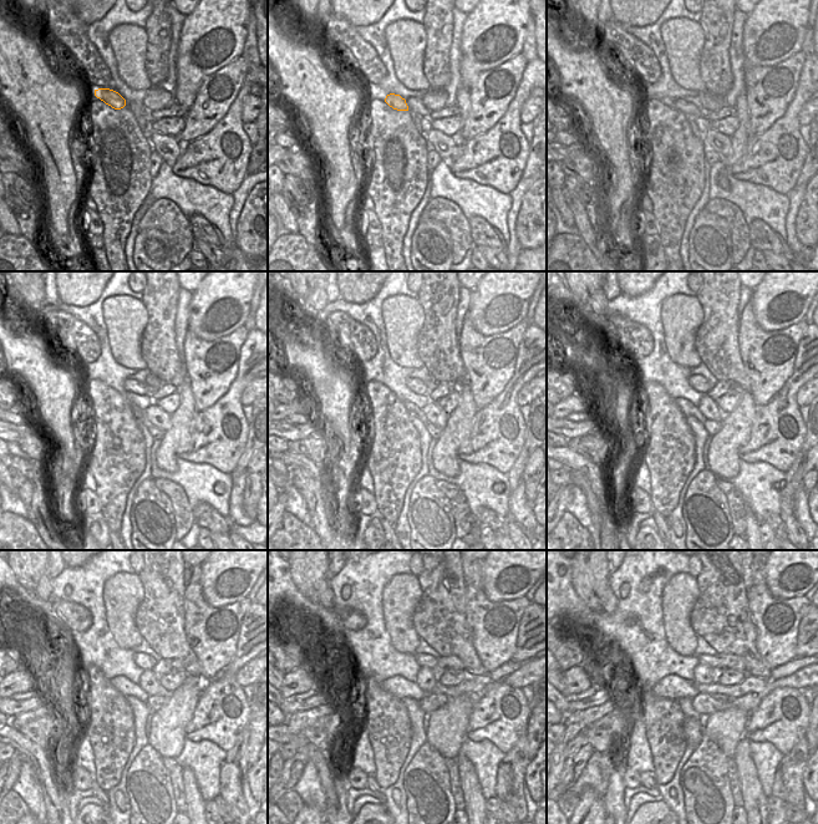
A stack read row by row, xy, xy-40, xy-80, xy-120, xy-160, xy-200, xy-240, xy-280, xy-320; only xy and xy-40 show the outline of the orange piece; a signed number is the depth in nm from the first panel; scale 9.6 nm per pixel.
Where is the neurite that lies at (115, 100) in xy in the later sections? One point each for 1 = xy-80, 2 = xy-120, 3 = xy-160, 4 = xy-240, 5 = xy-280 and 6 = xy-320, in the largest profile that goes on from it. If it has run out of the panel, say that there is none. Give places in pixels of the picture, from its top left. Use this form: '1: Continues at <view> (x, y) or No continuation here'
1: Continues at xy-80 (687, 108)
2: Continues at xy-120 (131, 385)
3: Continues at xy-160 (415, 385)
4: Continues at xy-240 (146, 662)
5: Continues at xy-280 (423, 660)
6: Continues at xy-320 (721, 660).

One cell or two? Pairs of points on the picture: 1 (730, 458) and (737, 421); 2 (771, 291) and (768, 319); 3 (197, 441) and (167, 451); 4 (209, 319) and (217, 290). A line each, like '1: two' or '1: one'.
1: one
2: one
3: two
4: one

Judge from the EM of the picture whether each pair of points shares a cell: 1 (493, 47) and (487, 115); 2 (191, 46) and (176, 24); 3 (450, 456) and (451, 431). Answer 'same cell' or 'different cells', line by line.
1: different cells
2: different cells
3: same cell

